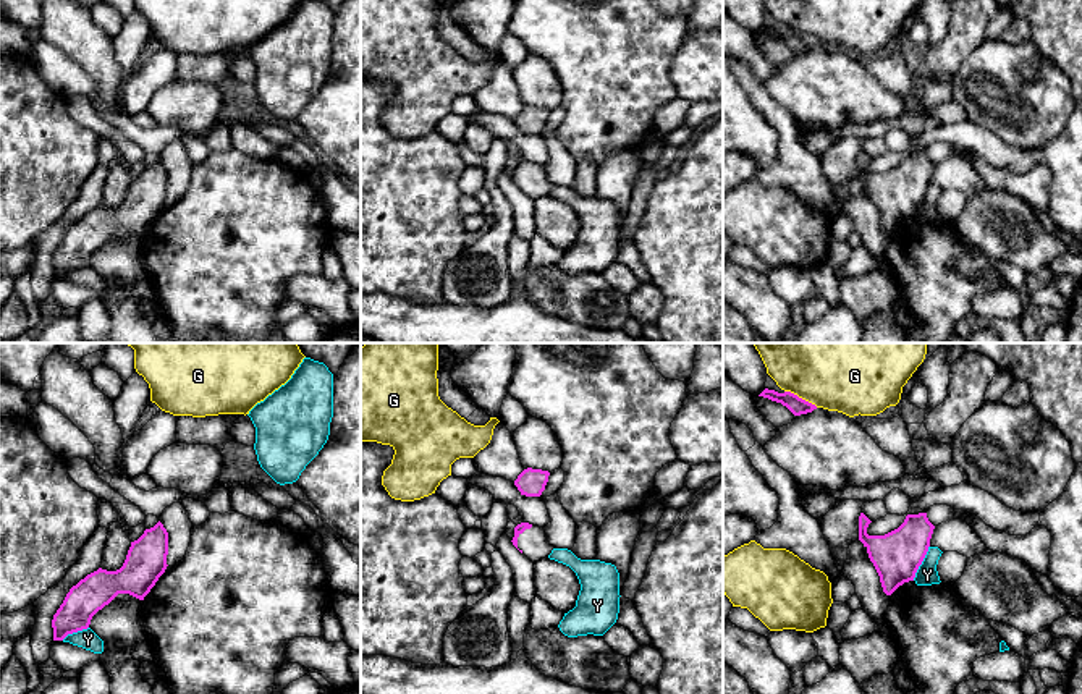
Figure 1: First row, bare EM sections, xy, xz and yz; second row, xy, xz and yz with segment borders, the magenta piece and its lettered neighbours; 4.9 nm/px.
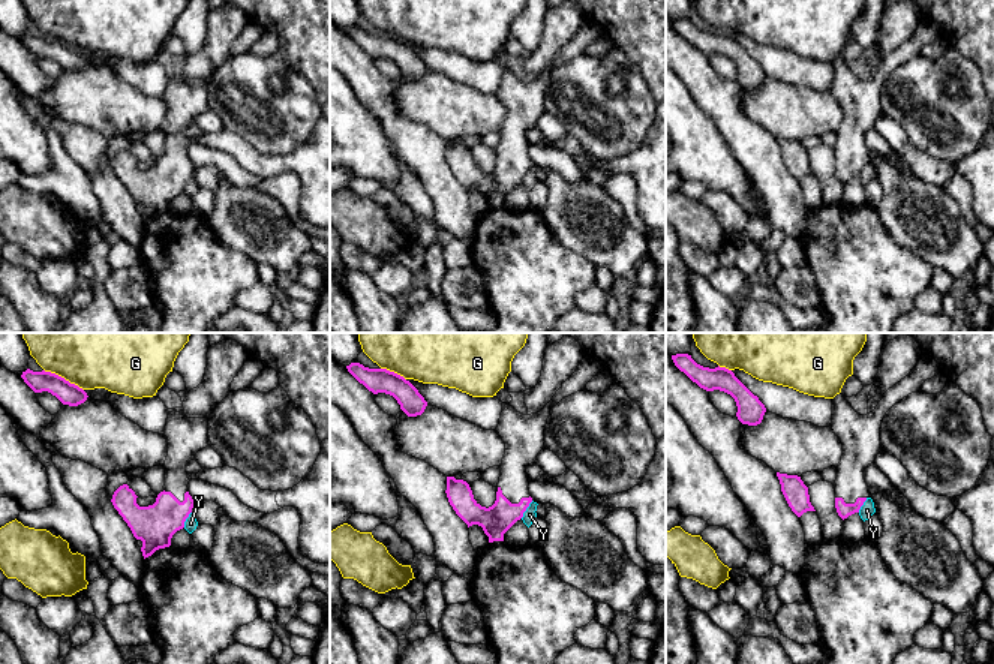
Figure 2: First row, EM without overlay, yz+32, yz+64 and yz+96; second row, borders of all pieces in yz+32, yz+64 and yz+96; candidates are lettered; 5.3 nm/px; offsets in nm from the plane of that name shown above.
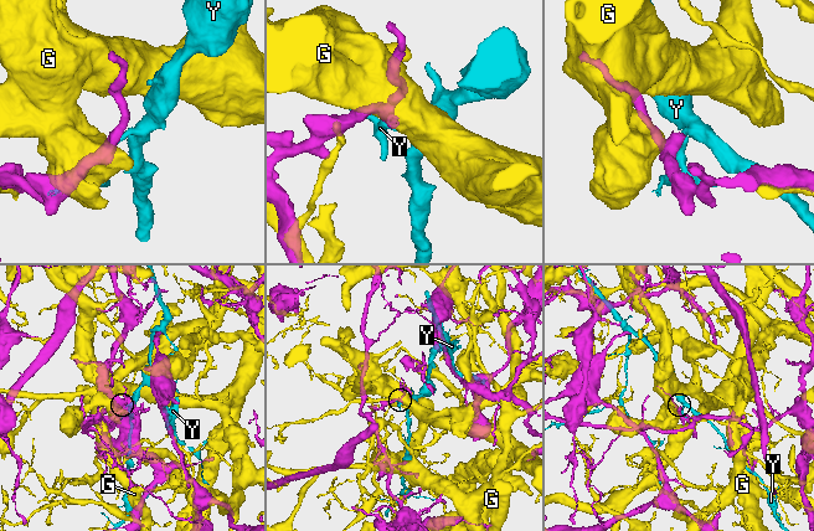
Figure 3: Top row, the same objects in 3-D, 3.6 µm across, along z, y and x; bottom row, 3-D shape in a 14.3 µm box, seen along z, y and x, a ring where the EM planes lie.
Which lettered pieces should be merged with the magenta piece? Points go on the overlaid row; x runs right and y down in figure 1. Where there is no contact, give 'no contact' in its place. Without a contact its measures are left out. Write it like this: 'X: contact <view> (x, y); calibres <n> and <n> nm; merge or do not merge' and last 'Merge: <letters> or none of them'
G: contact yz (801, 398); calibres 90 and 500 nm; do not merge
Y: contact yz (921, 563); calibres 240 and 110 nm; do not merge
Merge: none of them

